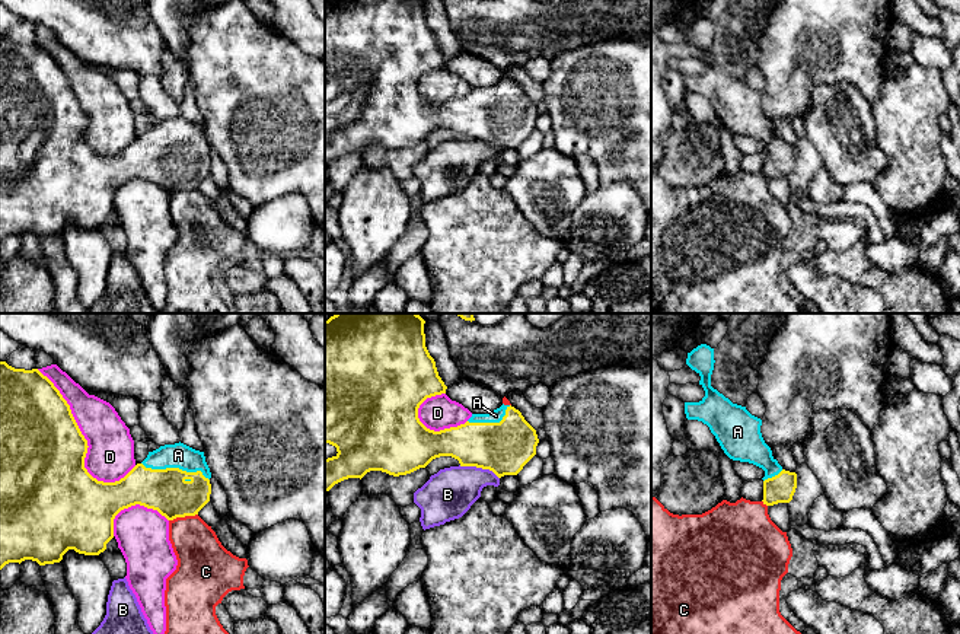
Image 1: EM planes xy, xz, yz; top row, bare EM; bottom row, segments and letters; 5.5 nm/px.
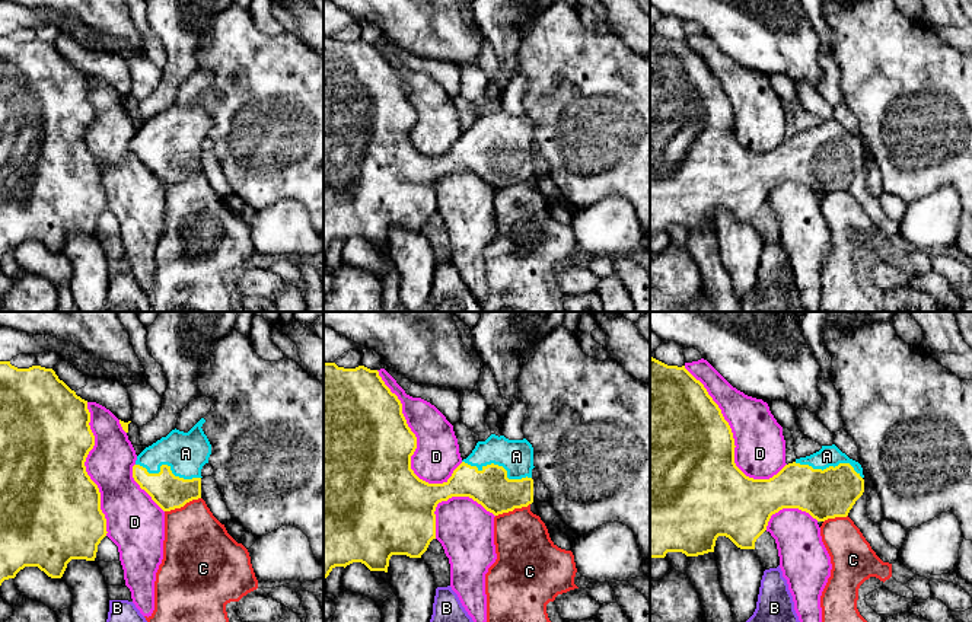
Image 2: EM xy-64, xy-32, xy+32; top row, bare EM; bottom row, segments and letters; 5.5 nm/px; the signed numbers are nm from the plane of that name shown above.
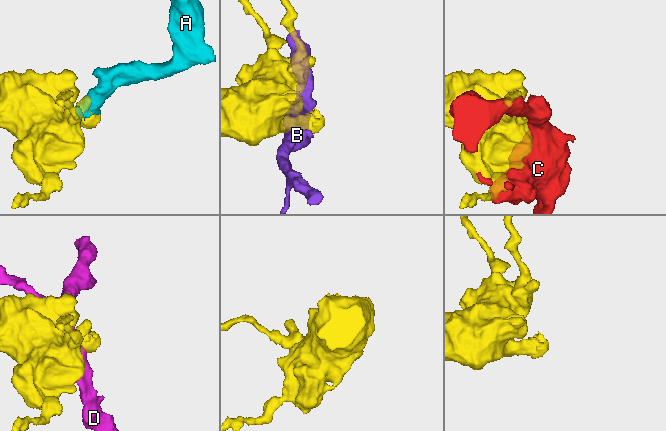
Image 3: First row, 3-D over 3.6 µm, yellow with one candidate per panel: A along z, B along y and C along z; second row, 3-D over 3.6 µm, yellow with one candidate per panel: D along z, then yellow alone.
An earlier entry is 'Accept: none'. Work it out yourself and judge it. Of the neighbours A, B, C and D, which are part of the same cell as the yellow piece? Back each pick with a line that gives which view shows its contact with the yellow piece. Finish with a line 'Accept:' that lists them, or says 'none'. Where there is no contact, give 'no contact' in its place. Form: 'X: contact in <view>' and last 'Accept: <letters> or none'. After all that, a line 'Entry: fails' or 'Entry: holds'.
A: contact in xy
Accept: A
Entry: fails

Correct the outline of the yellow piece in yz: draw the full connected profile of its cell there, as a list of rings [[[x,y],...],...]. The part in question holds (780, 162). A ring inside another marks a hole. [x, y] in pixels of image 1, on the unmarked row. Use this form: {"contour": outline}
{"contour": [[[707,17],[688,26],[686,38],[701,50],[705,70],[699,76],[685,76],[686,92],[707,98],[730,133],[765,144],[763,178],[790,176],[797,162],[797,147],[785,144],[772,130],[760,106],[762,93],[711,60],[714,36],[714,22]]]}

